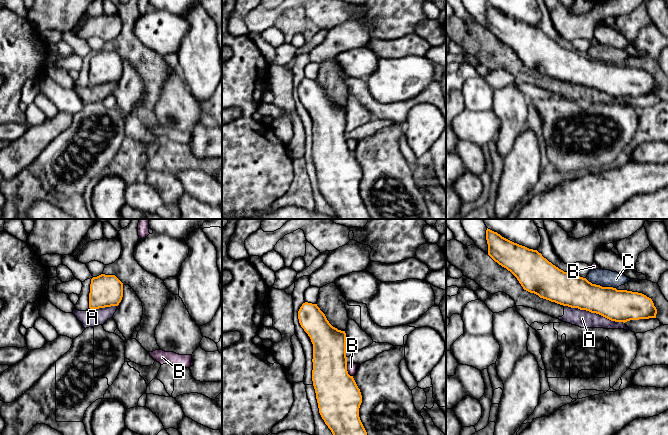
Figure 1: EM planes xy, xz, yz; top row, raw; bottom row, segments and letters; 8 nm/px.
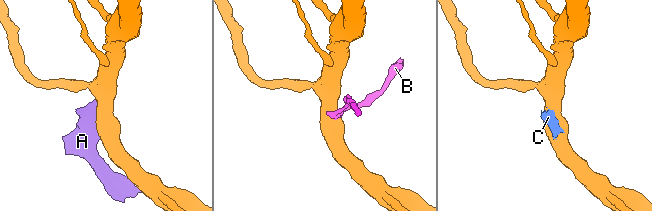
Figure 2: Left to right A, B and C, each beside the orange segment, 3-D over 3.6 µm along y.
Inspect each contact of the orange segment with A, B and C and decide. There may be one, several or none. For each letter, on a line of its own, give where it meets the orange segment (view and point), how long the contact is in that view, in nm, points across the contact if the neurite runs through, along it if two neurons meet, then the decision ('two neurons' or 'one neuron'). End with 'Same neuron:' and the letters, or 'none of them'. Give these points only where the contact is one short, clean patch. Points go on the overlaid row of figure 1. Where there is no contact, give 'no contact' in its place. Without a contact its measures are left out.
A: contact yz (594, 312); length 500 nm; two neurons
B: contact xz (346, 370); length 120 nm; two neurons
C: contact yz (599, 285); length 260 nm; two neurons
Same neuron: none of them

